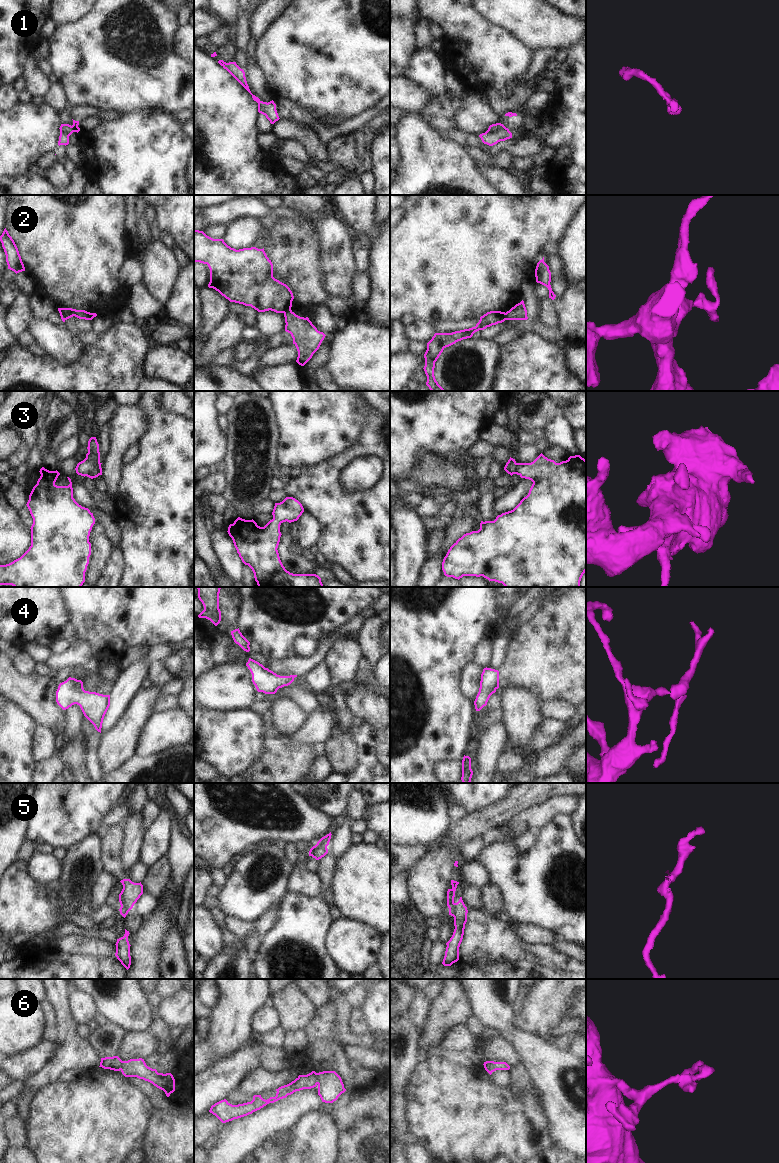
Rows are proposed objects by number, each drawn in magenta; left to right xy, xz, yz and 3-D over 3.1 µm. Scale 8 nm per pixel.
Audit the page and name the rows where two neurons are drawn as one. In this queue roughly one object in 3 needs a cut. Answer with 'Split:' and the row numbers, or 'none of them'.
Split: 2, 5

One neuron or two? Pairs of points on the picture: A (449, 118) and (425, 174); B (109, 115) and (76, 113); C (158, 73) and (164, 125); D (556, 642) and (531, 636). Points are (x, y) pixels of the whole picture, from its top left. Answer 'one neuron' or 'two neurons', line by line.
A: two neurons
B: one neuron
C: two neurons
D: one neuron

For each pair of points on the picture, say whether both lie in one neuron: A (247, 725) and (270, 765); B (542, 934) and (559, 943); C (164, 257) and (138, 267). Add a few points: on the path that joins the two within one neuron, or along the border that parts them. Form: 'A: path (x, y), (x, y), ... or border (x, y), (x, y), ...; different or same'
A: border (266, 731), (265, 752), (247, 770); different
B: path (546, 937), (555, 941); same
C: border (140, 251), (144, 258), (142, 261), (144, 281); different

